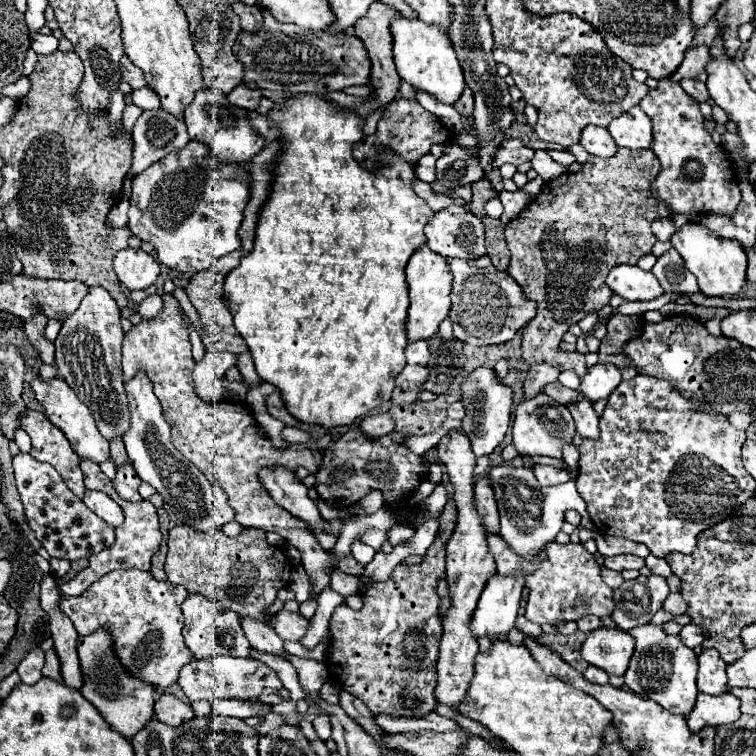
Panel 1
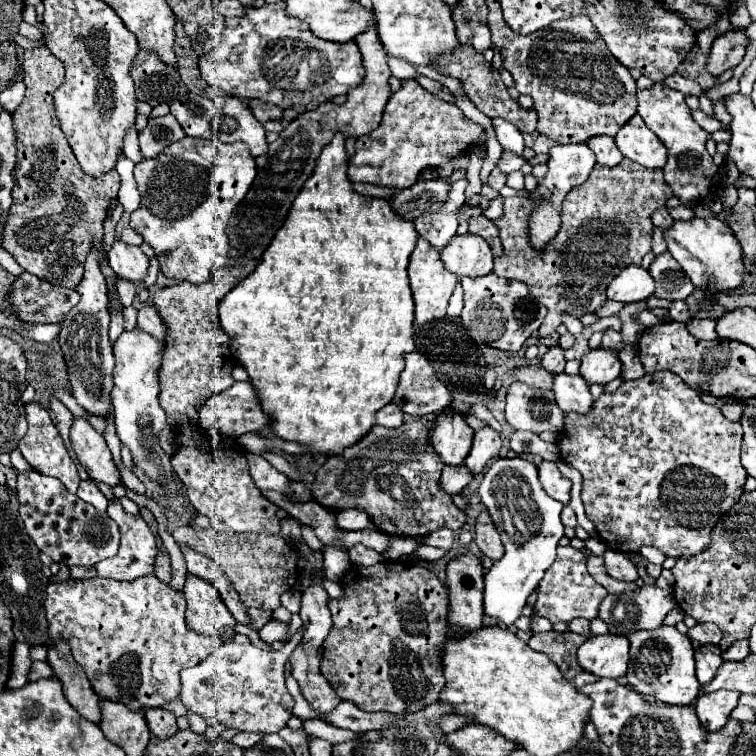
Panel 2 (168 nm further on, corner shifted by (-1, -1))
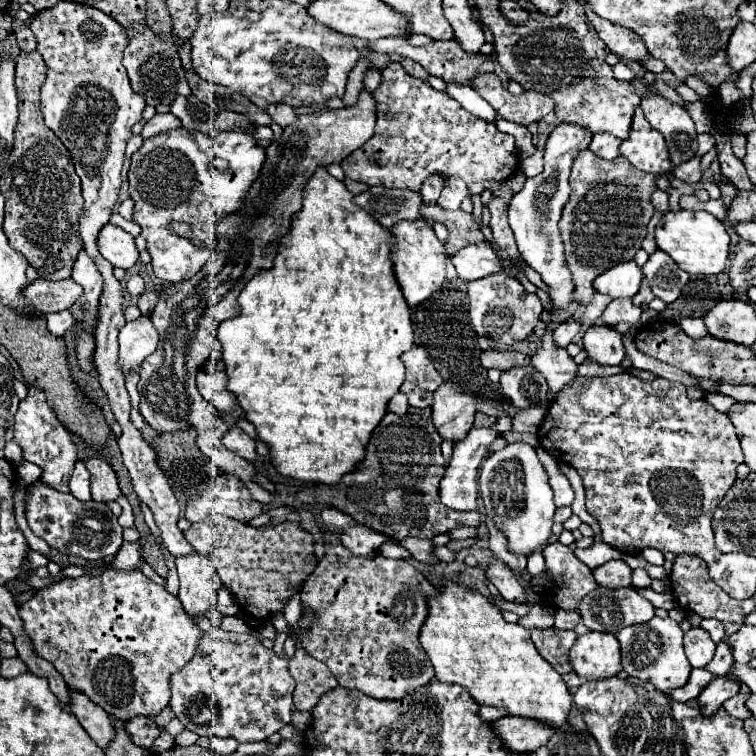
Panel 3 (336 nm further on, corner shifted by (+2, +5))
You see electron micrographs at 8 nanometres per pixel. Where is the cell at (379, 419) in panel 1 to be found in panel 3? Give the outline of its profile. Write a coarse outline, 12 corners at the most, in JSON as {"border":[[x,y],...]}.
{"border":[[399,392],[389,400],[389,412],[403,416],[409,410],[407,396]]}

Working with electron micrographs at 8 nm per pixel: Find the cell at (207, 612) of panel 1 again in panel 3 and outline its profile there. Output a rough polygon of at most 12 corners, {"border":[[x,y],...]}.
{"border":[[207,554],[175,558],[187,614],[213,608],[219,576]]}

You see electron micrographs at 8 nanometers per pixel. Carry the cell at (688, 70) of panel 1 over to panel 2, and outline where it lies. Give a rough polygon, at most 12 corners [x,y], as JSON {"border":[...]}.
{"border":[[726,32],[710,48],[706,72],[720,76],[744,58],[746,34]]}

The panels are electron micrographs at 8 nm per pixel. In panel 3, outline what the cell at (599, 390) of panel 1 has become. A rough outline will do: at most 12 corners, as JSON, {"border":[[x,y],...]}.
{"border":[[607,324],[591,326],[583,348],[599,364],[621,364],[623,334]]}

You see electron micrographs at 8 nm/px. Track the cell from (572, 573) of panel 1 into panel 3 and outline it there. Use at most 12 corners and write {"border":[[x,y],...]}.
{"border":[[559,542],[547,544],[551,604],[575,610],[597,588],[591,570]]}

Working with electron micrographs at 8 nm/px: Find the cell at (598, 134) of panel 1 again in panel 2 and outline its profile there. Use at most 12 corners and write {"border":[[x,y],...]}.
{"border":[[590,138],[586,144],[598,164],[616,166],[624,158],[614,138]]}

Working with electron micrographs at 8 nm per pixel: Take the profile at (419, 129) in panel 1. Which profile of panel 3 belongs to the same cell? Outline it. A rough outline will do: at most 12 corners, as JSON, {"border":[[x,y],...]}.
{"border":[[381,68],[375,134],[341,168],[421,190],[431,174],[503,182],[515,140]]}

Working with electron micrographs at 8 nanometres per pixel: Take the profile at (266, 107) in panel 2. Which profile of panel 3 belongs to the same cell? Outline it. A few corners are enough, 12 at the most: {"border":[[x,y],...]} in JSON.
{"border":[[271,104],[267,112],[281,128],[297,120],[287,104]]}

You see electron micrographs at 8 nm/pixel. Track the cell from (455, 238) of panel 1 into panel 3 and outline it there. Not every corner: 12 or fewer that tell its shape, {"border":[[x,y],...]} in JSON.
{"border":[[489,242],[461,248],[453,256],[467,282],[501,272]]}

